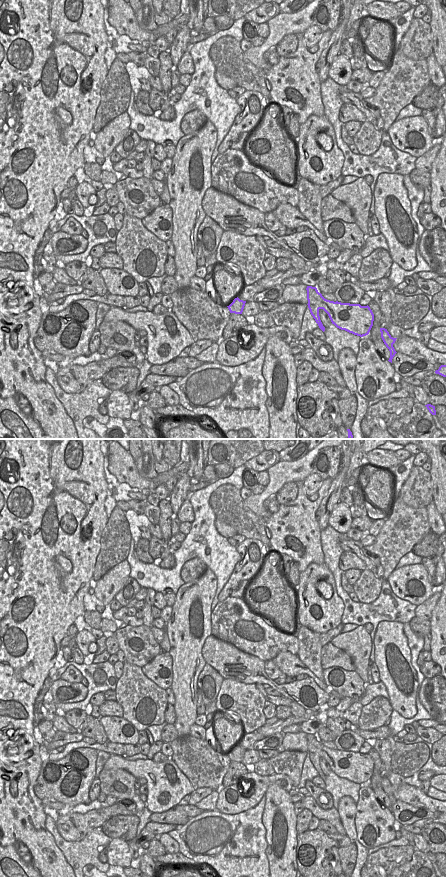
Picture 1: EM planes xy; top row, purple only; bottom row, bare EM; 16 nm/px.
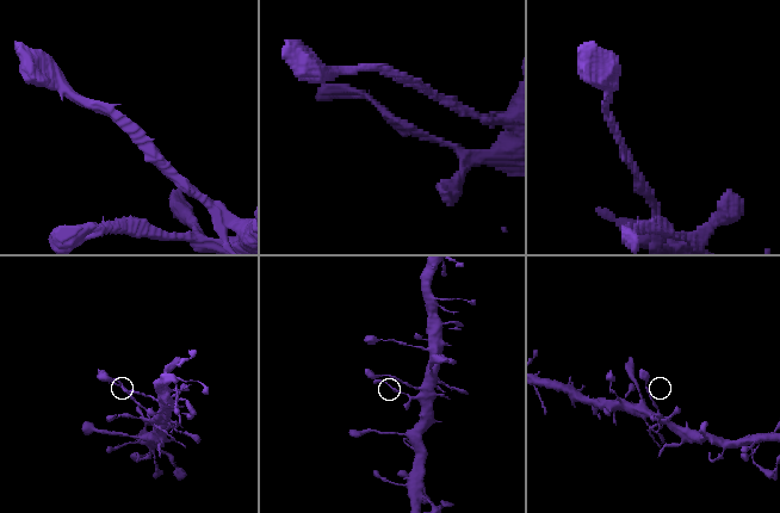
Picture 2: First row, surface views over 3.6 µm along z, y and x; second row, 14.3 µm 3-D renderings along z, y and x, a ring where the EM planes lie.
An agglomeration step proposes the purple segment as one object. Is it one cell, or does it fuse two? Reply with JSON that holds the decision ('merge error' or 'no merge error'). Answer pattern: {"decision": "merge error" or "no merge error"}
{"decision": "merge error"}

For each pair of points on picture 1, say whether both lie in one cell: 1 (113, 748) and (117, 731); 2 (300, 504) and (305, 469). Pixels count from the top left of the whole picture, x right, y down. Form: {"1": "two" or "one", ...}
{"1": "two", "2": "two"}

